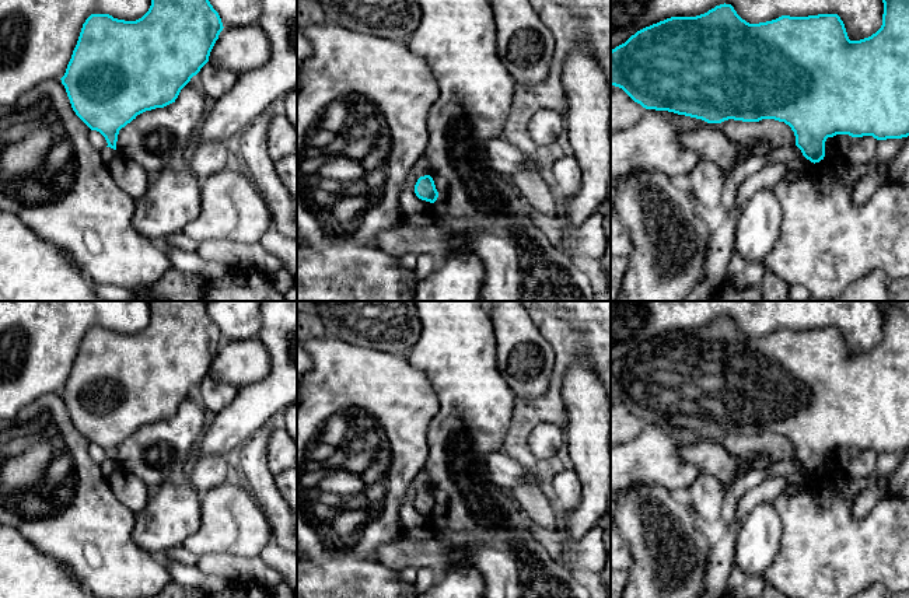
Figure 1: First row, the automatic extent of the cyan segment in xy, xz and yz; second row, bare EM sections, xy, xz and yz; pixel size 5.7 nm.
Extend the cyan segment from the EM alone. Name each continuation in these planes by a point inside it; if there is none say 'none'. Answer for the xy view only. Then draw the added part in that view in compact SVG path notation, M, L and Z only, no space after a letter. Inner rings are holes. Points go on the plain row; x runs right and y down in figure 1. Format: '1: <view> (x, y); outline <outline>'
1: xy (107, 468); outline M105 461L104 464L99 465L101 473L105 479L108 479L111 476L111 473L113 472L116 464L111 462L111 461Z

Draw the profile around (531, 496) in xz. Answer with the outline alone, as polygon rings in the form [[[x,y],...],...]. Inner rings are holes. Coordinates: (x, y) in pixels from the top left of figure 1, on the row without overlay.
[[[527,476],[521,485],[507,492],[531,521],[550,531],[557,529],[559,520],[552,507],[553,497],[538,479]]]

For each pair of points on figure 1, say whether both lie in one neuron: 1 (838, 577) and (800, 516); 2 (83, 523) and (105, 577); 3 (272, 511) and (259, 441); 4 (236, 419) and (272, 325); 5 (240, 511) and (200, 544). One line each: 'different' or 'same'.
1: same
2: same
3: same
4: same
5: same

